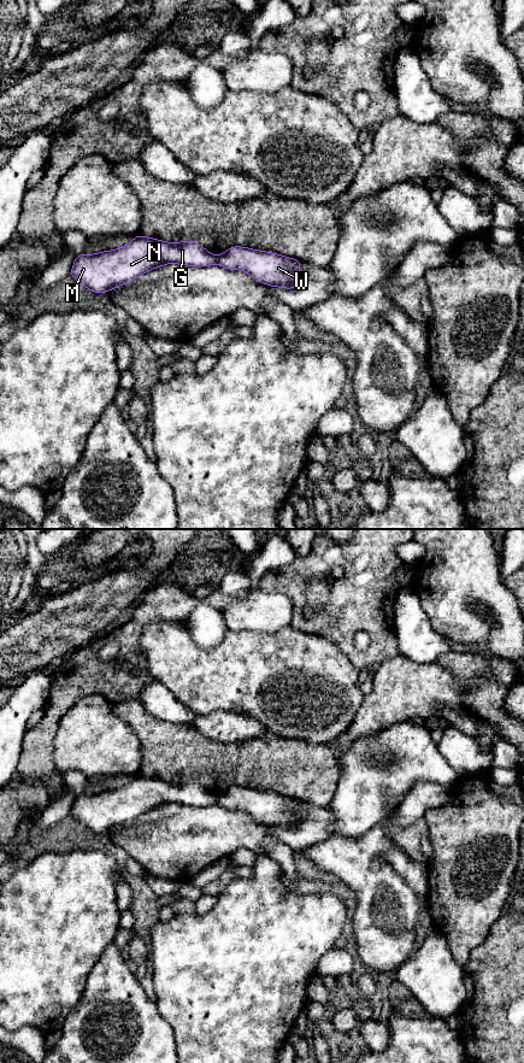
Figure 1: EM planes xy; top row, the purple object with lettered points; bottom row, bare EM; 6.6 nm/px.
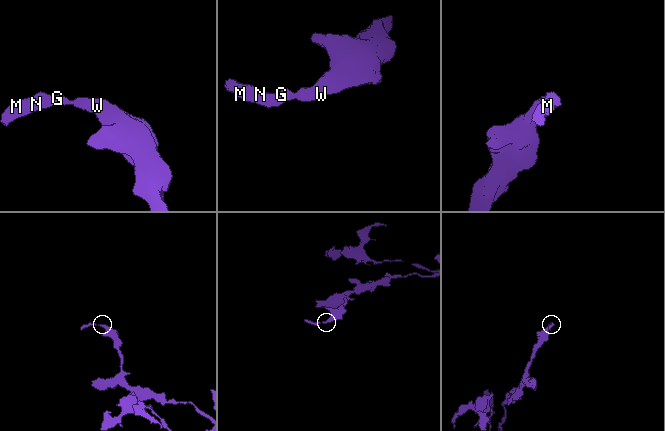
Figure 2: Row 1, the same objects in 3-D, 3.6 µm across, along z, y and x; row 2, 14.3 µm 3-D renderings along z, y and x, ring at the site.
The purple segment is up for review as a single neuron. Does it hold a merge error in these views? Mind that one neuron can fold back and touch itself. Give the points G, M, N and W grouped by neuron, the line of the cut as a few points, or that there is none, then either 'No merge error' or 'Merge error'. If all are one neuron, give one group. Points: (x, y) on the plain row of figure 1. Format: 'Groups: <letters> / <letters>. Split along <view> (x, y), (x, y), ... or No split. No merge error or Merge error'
Groups: G M N W. No split. No merge error

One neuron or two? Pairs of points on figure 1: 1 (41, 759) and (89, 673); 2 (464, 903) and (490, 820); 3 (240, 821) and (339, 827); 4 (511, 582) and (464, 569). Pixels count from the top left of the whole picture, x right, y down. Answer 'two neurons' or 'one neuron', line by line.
1: one neuron
2: one neuron
3: two neurons
4: two neurons

